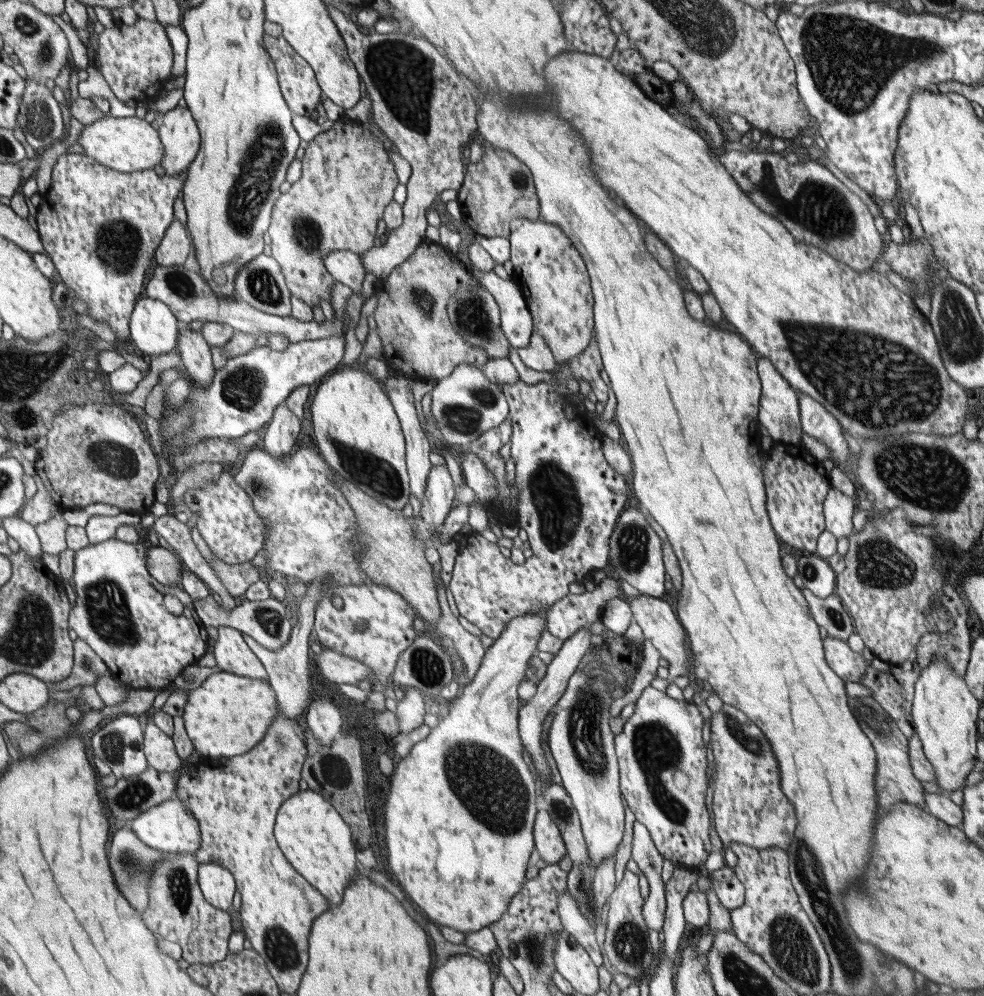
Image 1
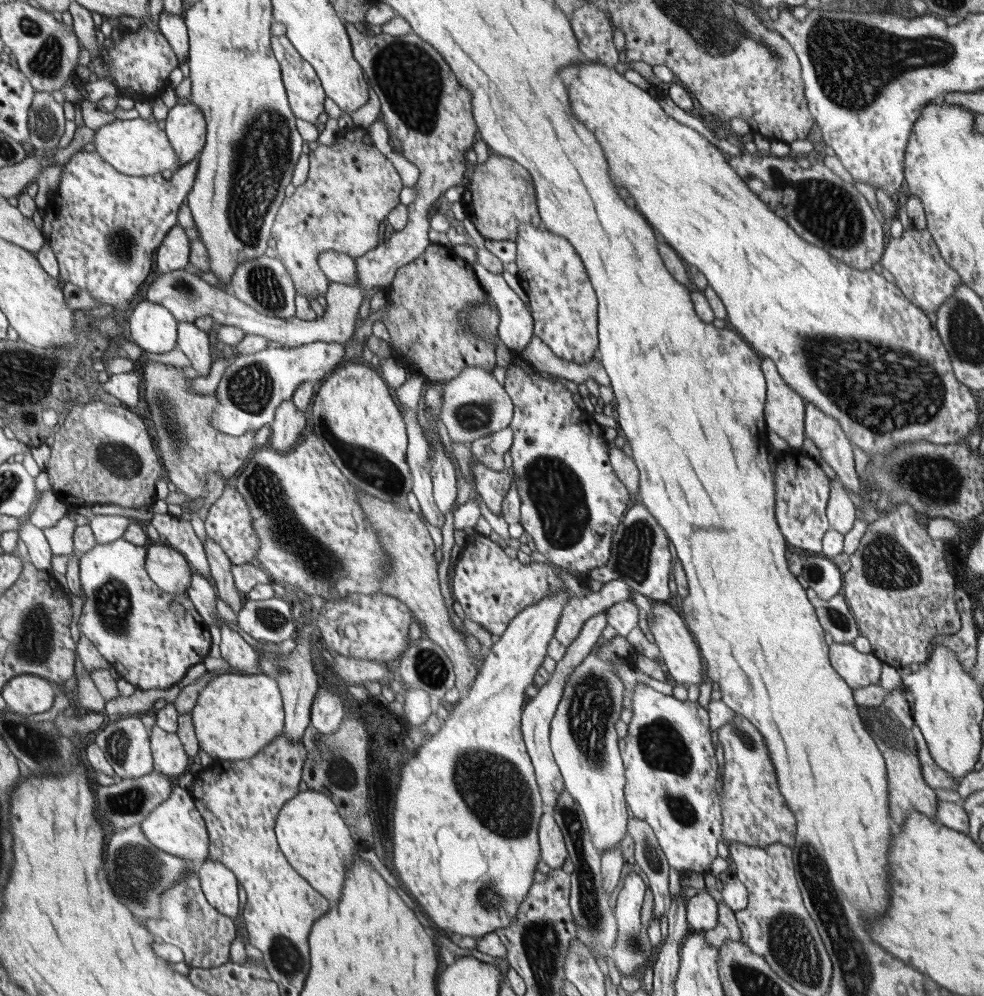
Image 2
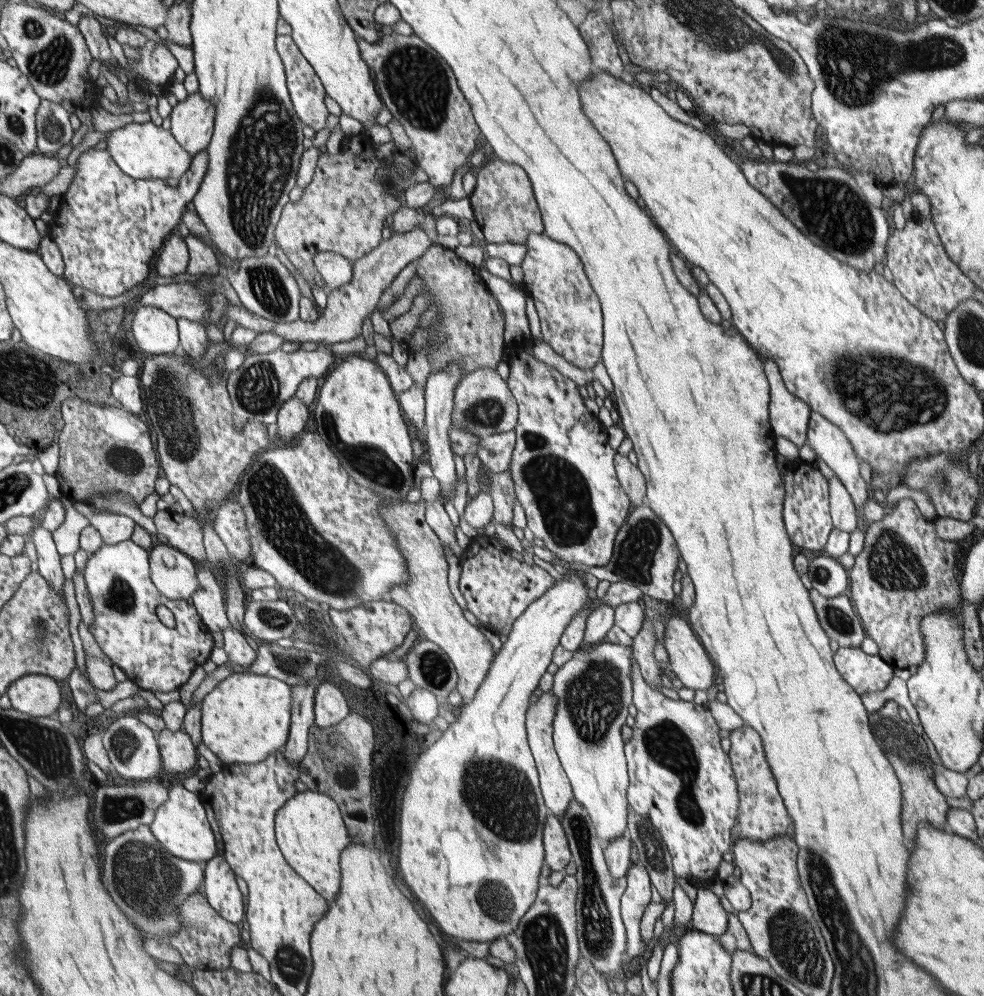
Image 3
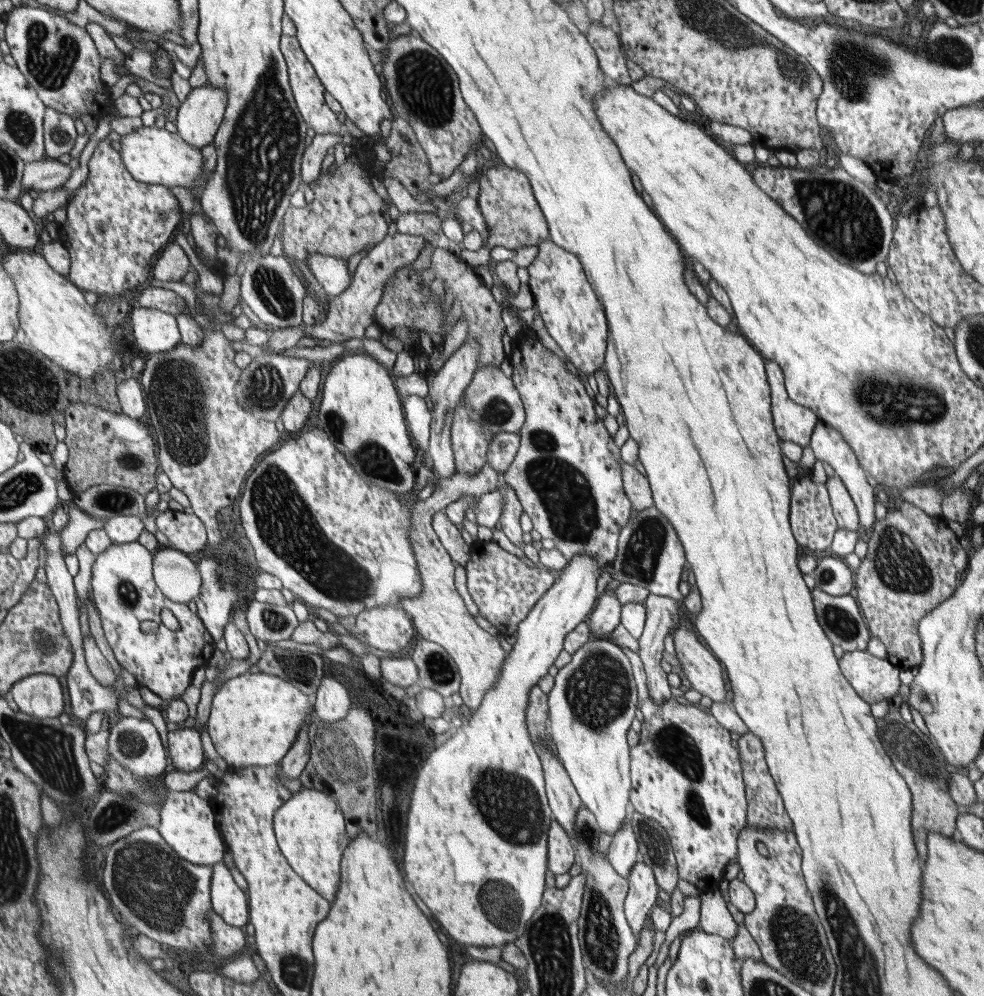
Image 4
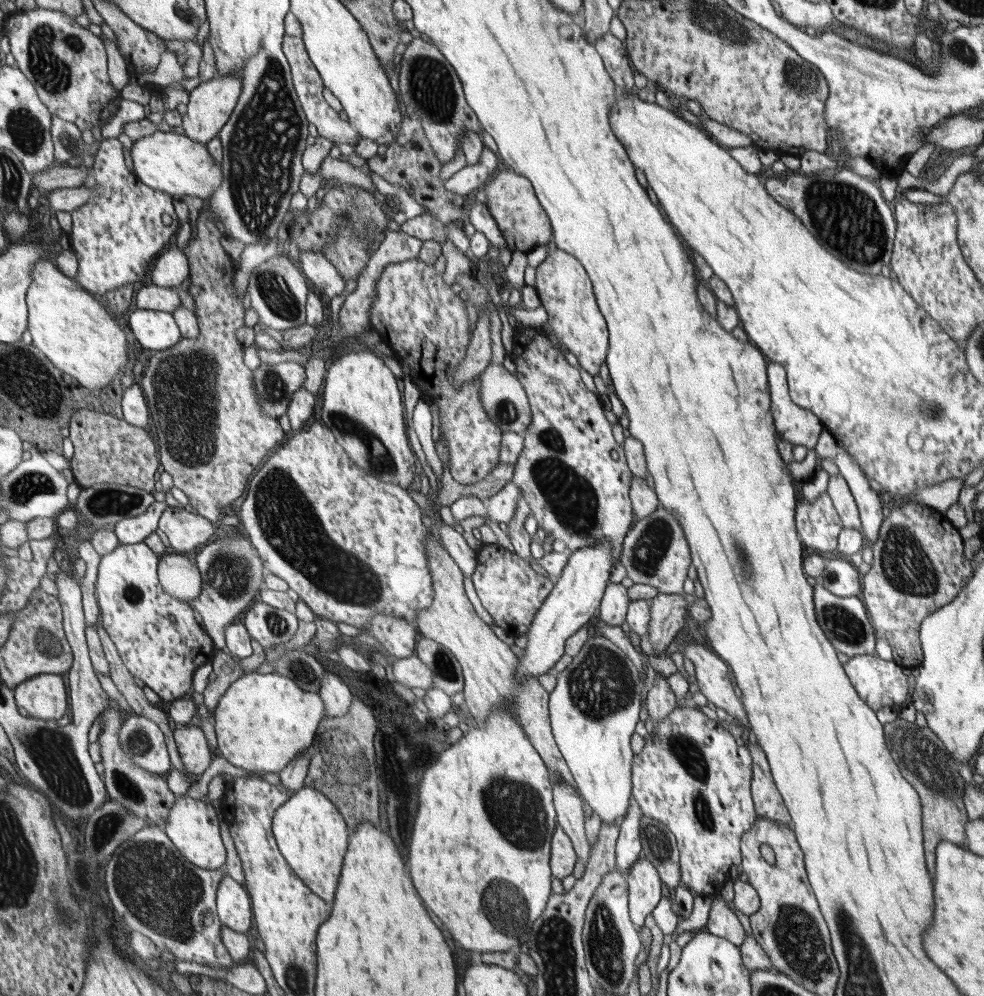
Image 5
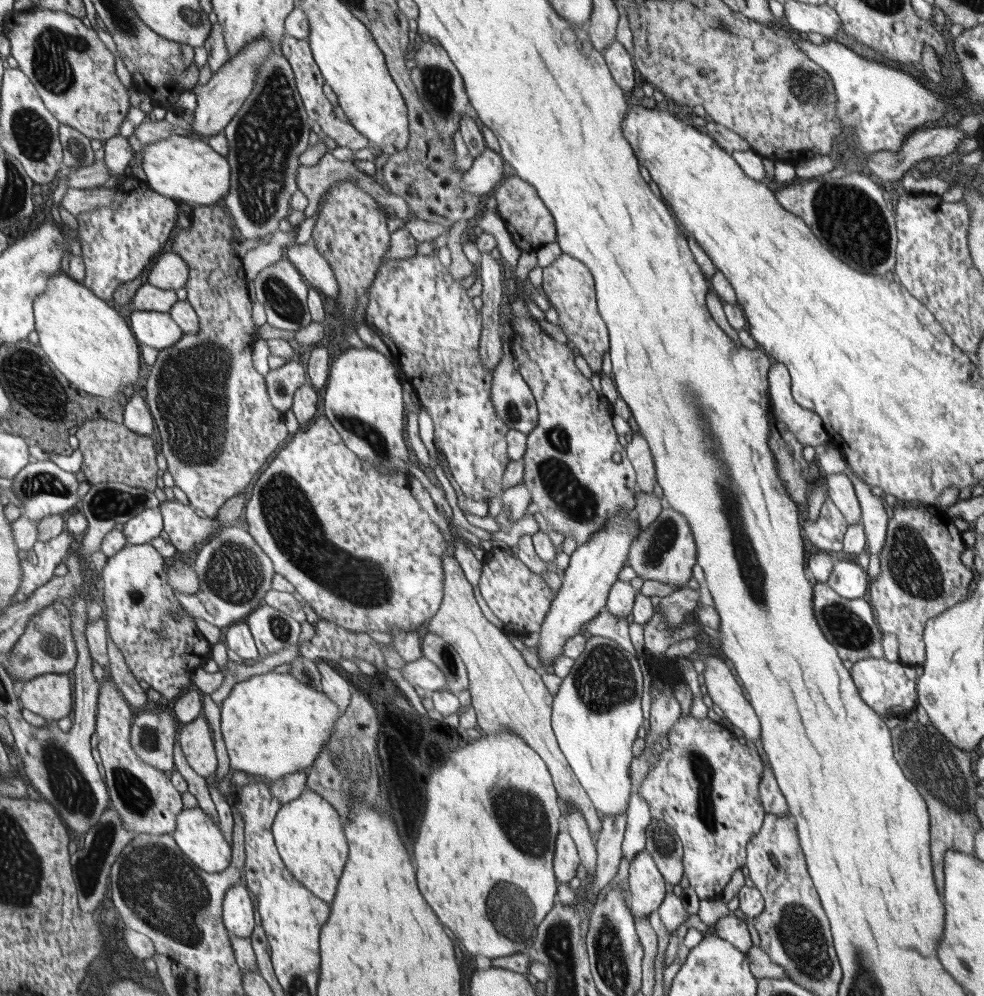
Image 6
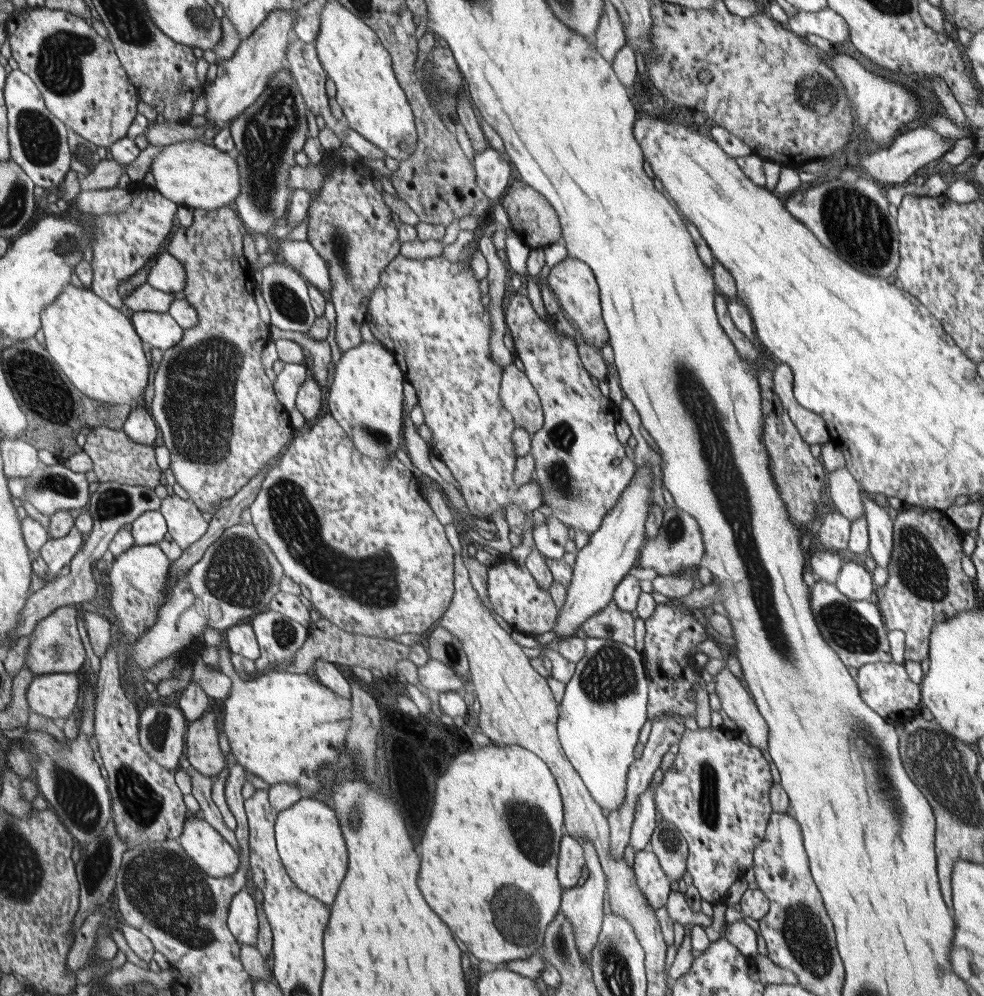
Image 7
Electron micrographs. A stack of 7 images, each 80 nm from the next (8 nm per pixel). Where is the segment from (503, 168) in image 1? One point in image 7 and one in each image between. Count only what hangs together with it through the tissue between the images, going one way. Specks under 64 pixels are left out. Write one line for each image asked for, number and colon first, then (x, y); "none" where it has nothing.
2: (500, 195)
3: (503, 202)
4: (506, 198)
5: (511, 199)
6: (530, 223)
7: (532, 217)

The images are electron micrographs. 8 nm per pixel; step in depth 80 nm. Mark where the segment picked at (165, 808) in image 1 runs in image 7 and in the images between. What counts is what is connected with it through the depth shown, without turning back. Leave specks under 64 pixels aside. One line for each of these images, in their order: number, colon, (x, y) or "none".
2: (176, 826)
3: (181, 824)
4: (187, 822)
5: (193, 825)
6: (197, 835)
7: (211, 852)

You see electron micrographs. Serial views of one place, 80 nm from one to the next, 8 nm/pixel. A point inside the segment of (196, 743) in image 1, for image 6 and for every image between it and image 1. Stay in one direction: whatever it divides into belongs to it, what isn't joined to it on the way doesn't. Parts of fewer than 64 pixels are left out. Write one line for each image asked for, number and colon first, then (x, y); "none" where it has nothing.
2: (236, 715)
3: (247, 717)
4: (254, 720)
5: (263, 722)
6: (273, 725)

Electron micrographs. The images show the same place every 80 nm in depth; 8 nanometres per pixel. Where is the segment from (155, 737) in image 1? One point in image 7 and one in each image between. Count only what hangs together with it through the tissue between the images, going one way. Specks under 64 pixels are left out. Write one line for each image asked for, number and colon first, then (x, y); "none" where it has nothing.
2: (170, 758)
3: (177, 750)
4: (185, 748)
5: (192, 745)
6: (196, 738)
7: (203, 750)

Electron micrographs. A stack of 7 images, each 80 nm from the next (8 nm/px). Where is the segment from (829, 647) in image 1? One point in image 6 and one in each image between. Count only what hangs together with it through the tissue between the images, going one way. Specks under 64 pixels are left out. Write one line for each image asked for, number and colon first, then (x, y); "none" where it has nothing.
2: (859, 670)
3: (862, 672)
4: (874, 679)
5: (879, 683)
6: (883, 685)

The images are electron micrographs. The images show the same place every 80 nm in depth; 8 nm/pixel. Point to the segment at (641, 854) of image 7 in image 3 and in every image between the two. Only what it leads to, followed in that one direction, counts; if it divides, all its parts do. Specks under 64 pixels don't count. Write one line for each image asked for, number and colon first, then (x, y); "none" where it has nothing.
3: (637, 895)
4: (643, 891)
5: (644, 883)
6: (647, 887)

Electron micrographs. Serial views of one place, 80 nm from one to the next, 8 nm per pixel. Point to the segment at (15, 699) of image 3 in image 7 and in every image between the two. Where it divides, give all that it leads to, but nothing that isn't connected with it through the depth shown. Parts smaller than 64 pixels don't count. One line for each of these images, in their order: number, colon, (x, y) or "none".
4: (40, 695)
5: (44, 696)
6: (50, 695)
7: (55, 696)

